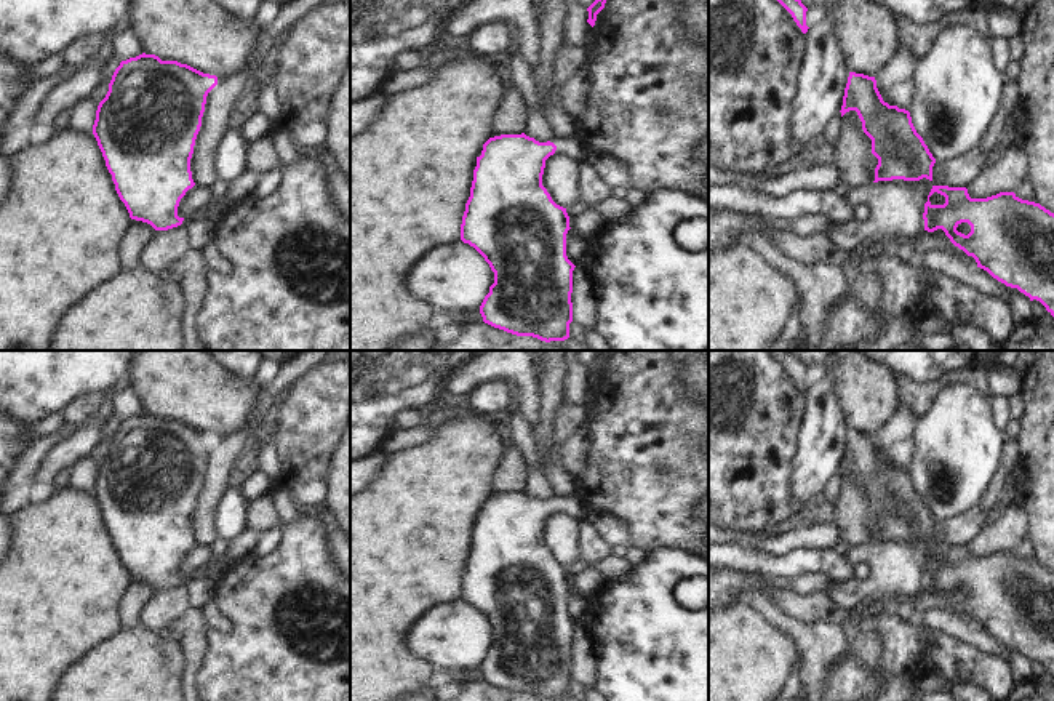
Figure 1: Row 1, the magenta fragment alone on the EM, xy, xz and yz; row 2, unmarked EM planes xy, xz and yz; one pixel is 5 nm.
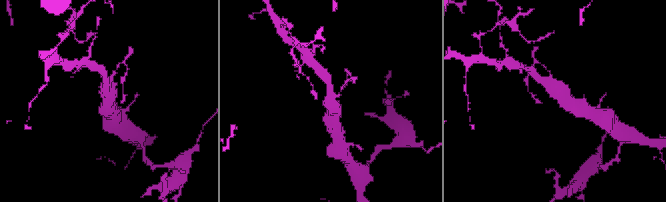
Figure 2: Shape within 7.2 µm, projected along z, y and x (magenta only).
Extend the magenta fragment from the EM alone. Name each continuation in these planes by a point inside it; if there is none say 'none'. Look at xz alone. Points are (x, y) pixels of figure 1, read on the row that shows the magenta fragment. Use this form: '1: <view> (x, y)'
1: xz (570, 146)

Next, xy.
1: xy (211, 210)

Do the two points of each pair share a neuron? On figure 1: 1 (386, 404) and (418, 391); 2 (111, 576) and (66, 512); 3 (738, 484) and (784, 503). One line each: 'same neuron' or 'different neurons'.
1: same neuron
2: same neuron
3: same neuron

